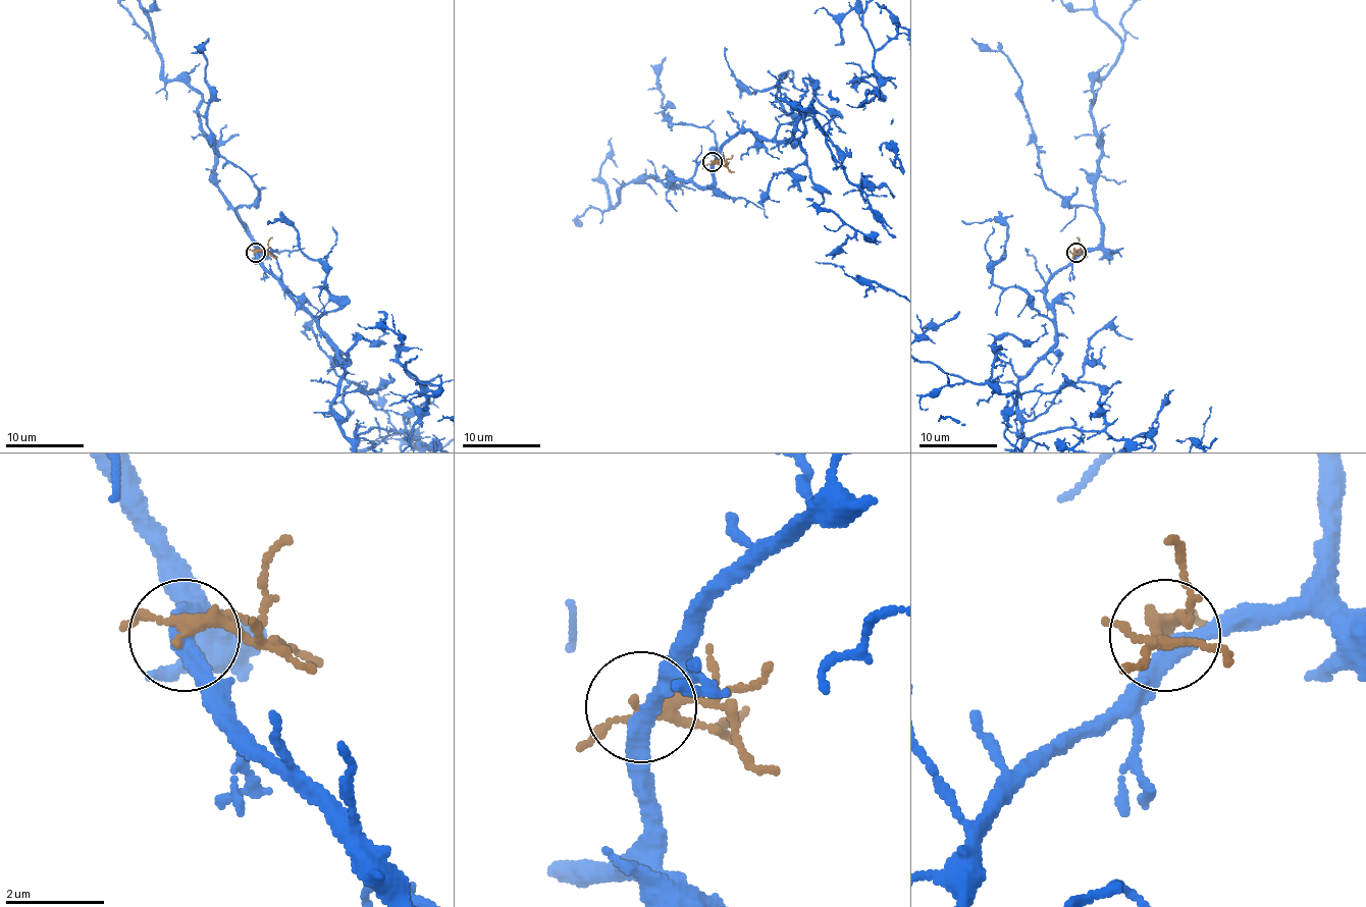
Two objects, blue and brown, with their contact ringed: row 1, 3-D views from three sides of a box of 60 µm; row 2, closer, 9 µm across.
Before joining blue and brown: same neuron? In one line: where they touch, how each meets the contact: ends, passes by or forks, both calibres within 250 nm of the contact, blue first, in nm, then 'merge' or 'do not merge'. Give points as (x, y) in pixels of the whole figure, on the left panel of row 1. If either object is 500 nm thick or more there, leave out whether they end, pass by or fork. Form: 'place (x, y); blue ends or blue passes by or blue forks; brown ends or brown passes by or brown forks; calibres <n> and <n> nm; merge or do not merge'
place (256, 253); blue passes by; brown forks; calibres 320 and 240 nm; do not merge

